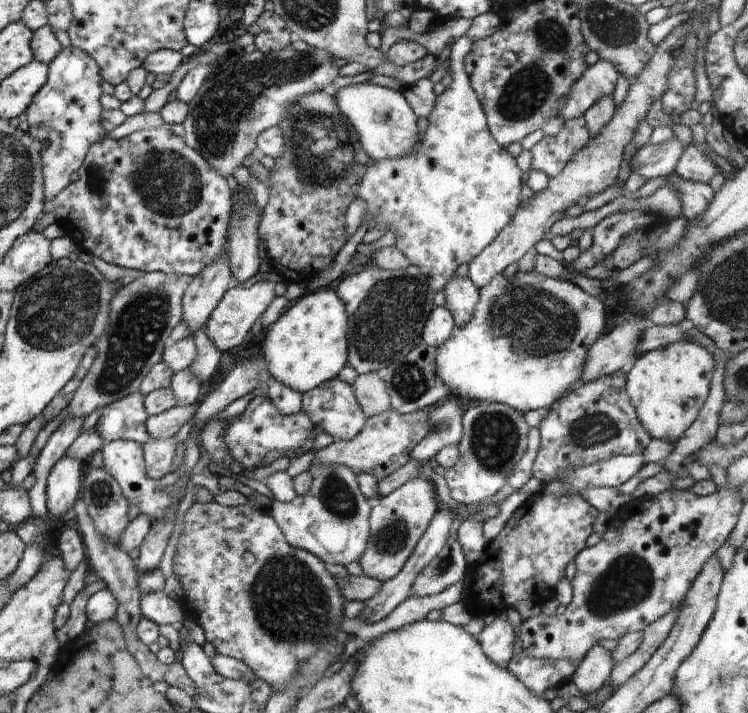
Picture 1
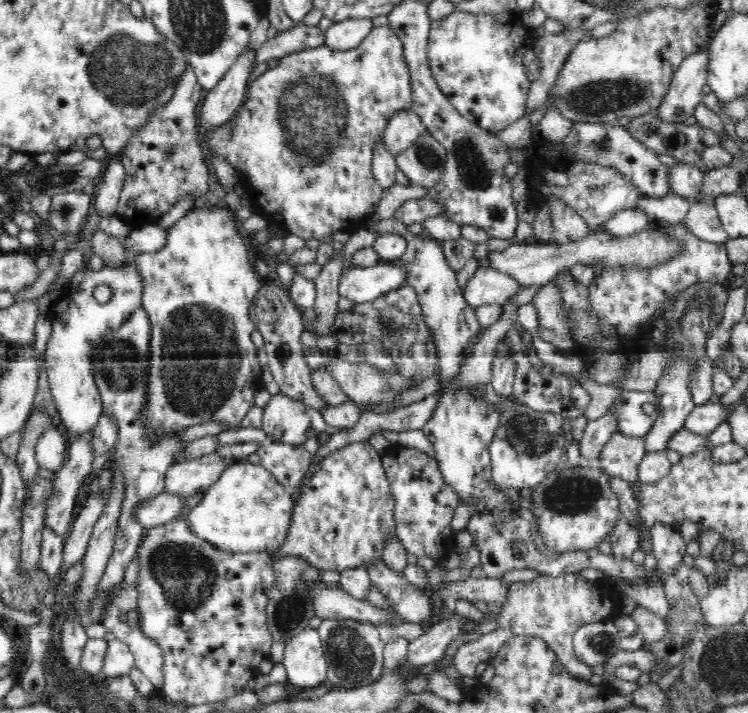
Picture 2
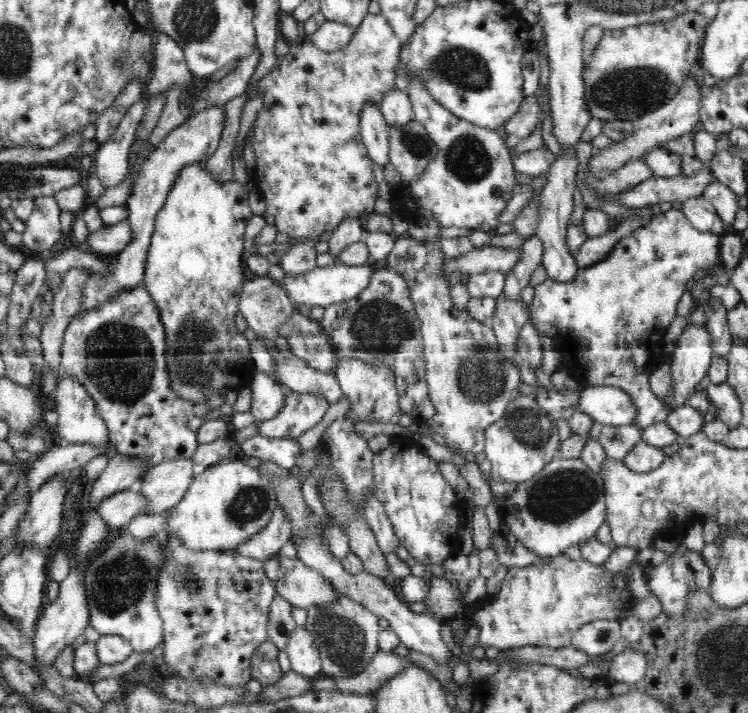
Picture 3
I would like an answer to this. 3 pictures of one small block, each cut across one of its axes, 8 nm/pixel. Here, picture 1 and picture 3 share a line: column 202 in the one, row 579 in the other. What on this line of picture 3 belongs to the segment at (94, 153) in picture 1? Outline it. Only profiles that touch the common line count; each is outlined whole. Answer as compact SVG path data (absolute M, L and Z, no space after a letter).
M168 536L164 540L164 561L166 561L166 564L164 564L164 568L162 568L160 576L158 576L158 582L156 582L156 607L158 607L158 613L160 613L160 617L162 617L164 629L163 657L167 668L169 668L169 670L166 671L166 675L176 675L178 679L188 679L188 681L194 681L194 683L198 681L216 681L218 684L224 686L230 685L230 687L232 685L244 685L252 679L250 661L254 650L256 650L262 642L268 641L268 614L270 612L270 604L272 604L274 596L277 594L274 583L267 577L267 574L264 574L263 560L256 560L250 556L242 556L232 550L192 550L186 547L181 540L182 538L174 538L173 536Z

